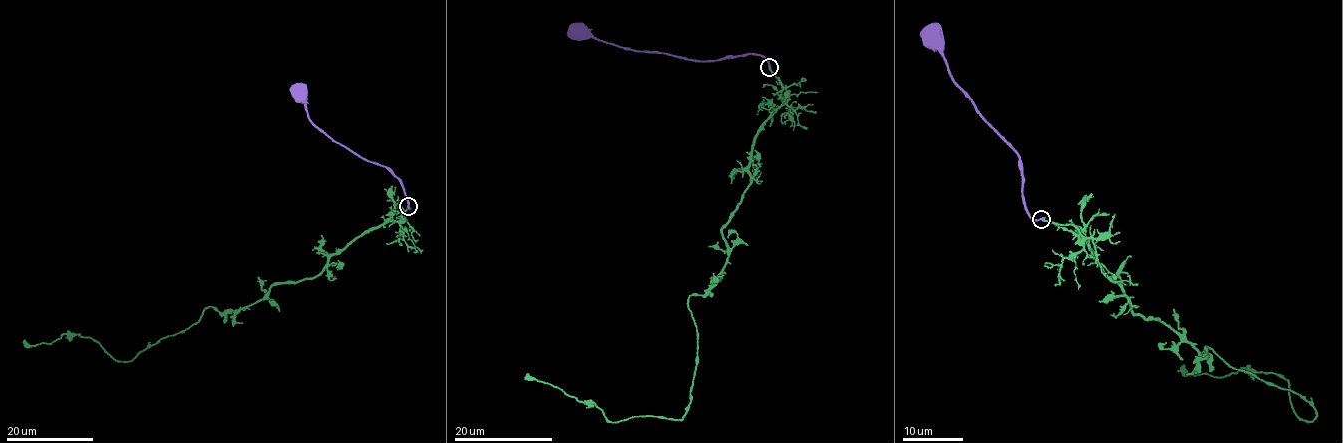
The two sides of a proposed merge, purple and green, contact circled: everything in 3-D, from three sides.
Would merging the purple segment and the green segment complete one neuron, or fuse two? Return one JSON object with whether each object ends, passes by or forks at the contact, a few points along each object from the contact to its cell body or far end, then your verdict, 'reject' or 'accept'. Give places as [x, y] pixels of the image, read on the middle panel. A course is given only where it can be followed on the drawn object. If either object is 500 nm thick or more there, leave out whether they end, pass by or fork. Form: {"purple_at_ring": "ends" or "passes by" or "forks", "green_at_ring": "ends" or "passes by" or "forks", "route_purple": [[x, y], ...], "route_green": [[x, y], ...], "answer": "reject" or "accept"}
{"purple_at_ring": "ends", "green_at_ring": "ends", "route_purple": [[769, 67], [762, 56], [746, 53], [714, 61], [695, 61], [628, 49], [578, 30]], "route_green": [[769, 68], [783, 100], [722, 229], [723, 267], [689, 297], [698, 347], [683, 418], [611, 422], [524, 377]], "answer": "reject"}

